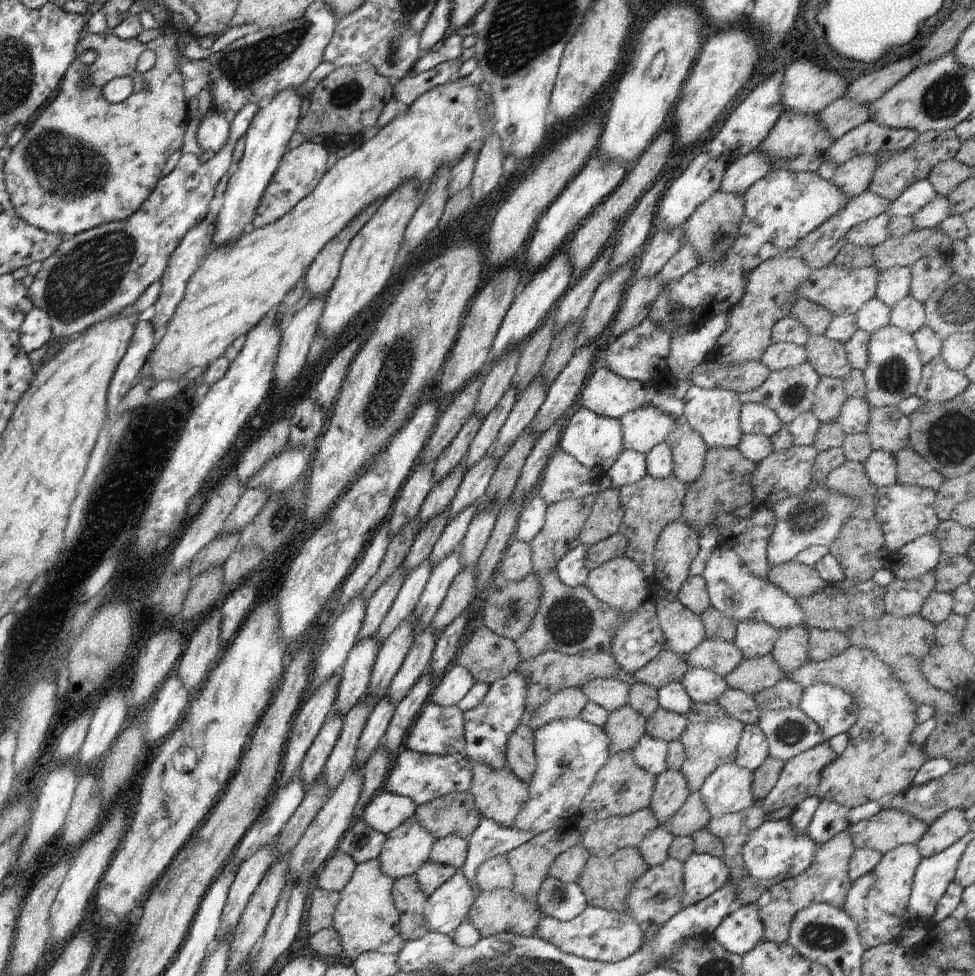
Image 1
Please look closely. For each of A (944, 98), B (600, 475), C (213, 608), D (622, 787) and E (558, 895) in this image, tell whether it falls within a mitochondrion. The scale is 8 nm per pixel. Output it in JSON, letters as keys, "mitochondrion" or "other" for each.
{"A":"mitochondrion","B":"other","C":"other","D":"mitochondrion","E":"mitochondrion"}

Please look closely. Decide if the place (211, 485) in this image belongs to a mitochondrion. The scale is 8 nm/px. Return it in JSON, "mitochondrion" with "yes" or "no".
{"mitochondrion":"no"}

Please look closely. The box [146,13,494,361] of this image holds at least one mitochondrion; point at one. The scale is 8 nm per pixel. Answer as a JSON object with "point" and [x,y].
{"point":[249,63]}

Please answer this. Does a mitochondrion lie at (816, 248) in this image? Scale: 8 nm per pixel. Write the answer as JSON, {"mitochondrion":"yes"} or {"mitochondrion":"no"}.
{"mitochondrion":"no"}

